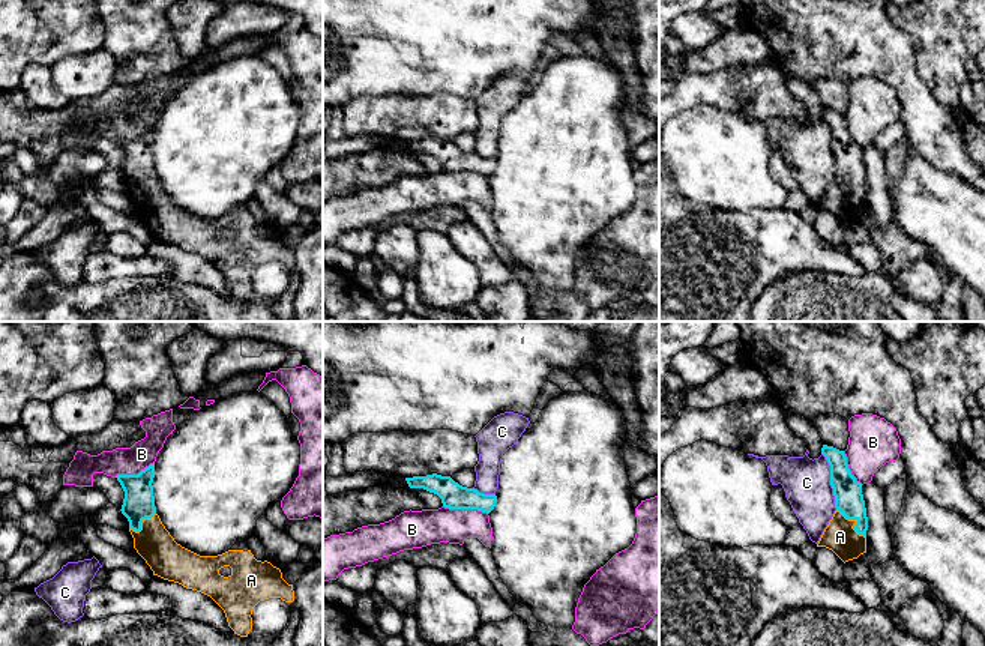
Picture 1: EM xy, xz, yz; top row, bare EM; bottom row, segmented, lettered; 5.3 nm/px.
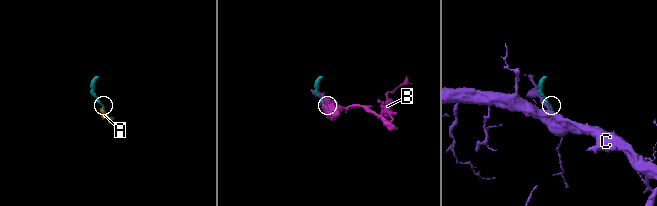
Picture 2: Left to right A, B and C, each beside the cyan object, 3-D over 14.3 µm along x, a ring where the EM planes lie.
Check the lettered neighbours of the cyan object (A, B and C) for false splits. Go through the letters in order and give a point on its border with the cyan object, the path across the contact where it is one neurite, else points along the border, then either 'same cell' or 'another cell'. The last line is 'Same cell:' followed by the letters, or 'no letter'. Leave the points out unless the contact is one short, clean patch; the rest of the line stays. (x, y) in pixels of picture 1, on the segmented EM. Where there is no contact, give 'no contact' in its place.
A: contact yz (858, 522); way yz (849, 499), (850, 514), (858, 522), (840, 537); same cell
B: contact xz (466, 508); border xz (443, 505), (449, 508), (481, 510), (487, 514); another cell
C: contact yz (831, 481); border yz (822, 452), (829, 466), (829, 484), (837, 510); another cell
Same cell: A

